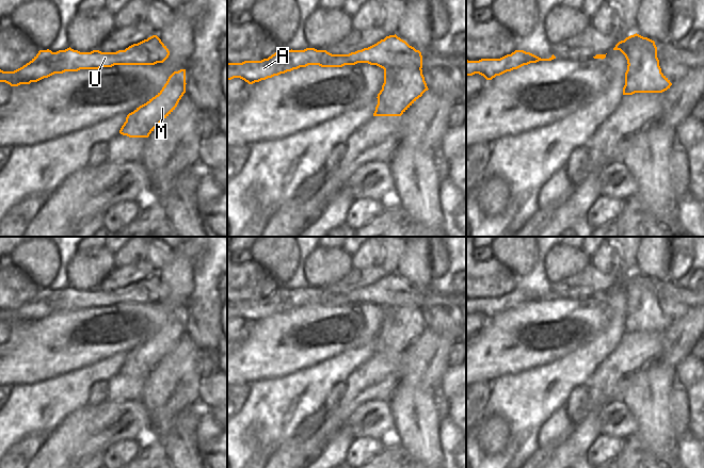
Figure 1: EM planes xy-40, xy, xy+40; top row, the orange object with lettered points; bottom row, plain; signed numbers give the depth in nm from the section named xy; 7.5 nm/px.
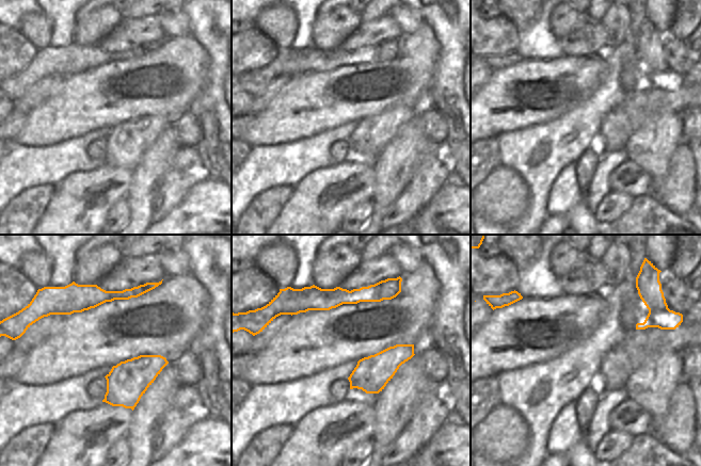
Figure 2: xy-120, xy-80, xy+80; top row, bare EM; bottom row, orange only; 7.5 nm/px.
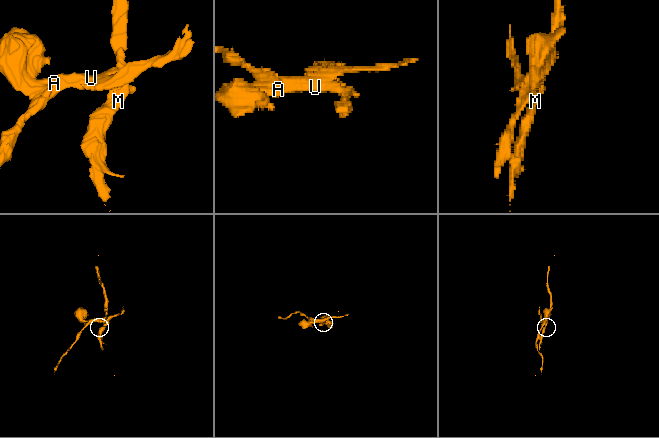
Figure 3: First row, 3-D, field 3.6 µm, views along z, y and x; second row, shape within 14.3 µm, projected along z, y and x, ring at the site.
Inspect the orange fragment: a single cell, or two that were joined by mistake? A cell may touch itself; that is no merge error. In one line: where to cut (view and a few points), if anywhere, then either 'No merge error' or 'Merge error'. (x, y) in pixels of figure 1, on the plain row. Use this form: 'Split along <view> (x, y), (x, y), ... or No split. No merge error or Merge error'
Split along xy (421, 306), (418, 302), (413, 302), (387, 305), (384, 308). Merge error

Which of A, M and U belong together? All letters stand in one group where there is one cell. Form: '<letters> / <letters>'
A U / M

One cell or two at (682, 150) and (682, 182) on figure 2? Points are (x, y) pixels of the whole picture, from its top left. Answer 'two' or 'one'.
one

